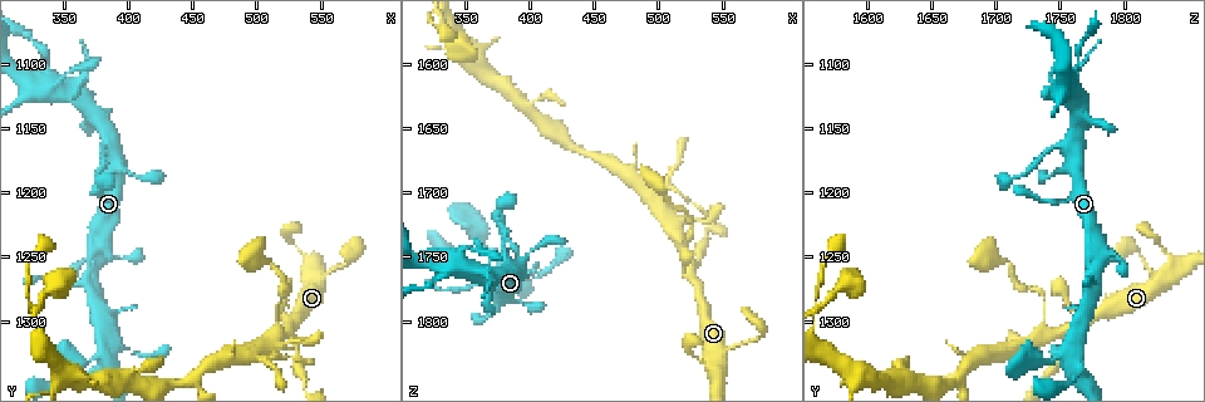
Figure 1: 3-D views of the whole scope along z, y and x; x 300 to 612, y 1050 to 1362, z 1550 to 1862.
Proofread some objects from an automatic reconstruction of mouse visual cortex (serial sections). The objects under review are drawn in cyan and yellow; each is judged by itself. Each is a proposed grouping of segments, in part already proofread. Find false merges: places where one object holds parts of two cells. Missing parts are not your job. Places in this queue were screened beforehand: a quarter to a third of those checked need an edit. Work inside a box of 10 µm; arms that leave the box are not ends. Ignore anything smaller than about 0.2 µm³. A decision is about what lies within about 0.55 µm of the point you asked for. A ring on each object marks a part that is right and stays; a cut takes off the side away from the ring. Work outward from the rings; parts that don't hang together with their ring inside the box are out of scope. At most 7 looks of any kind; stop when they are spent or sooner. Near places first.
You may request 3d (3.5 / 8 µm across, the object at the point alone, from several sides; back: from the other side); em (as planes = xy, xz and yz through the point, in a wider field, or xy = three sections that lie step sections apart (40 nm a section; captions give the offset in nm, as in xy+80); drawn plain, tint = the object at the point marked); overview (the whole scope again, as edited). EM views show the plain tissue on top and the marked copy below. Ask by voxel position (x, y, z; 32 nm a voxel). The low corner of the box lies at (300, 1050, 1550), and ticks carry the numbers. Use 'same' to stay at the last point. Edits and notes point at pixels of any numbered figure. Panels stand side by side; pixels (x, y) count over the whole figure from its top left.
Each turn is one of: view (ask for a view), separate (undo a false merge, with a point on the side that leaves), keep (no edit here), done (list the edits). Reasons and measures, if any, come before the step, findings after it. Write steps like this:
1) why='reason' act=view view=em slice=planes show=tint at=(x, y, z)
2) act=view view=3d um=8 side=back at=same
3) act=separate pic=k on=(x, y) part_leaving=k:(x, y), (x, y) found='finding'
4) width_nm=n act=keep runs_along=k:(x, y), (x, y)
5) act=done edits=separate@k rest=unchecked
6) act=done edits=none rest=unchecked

why='thick turns thin' act=view view=3d um=3.5 at=(376, 1276, 1776)

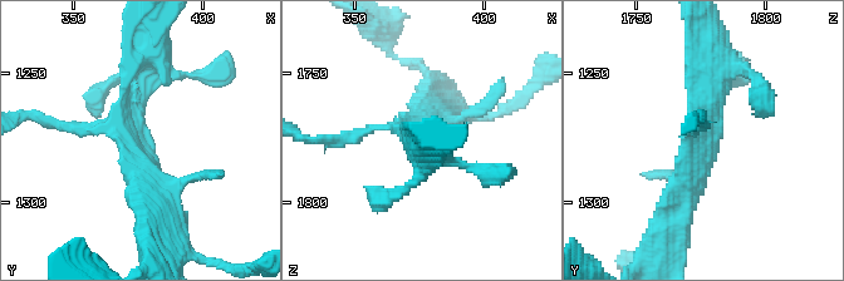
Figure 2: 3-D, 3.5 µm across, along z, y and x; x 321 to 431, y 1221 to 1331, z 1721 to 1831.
act=view view=em slice=xy step=2 show=tint at=(374, 1275, 1777)

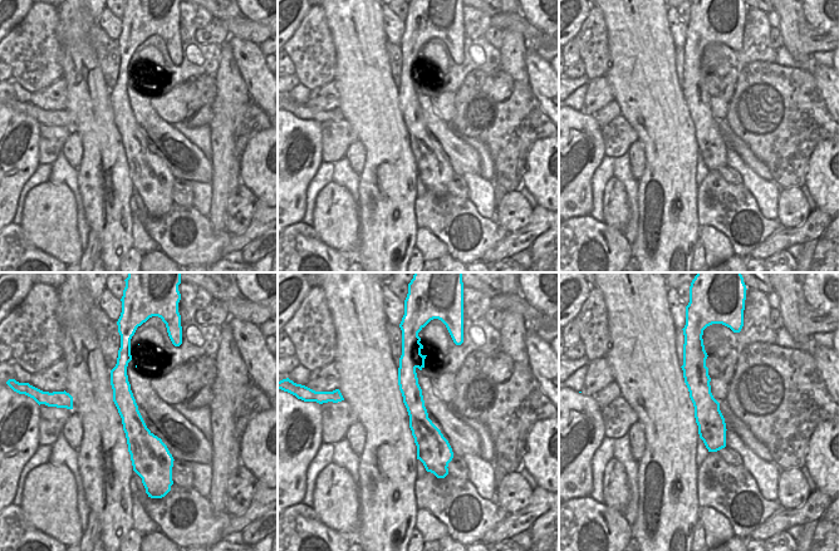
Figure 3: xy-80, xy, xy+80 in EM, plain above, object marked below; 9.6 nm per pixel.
act=keep runs_along=3:(411, 359), (431, 466) found='one cell here'

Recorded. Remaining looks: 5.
why='three arms meet' act=view view=3d um=3.5 at=(514, 1314, 1738)

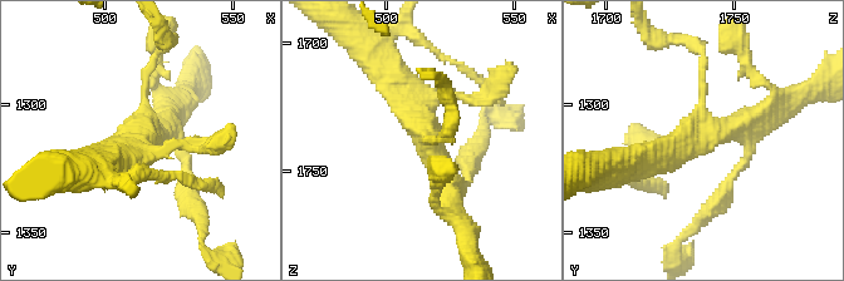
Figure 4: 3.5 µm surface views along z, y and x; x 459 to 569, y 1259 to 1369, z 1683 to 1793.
why='need the tissue' act=view view=em slice=xy step=1 show=tint at=(516, 1312, 1739)

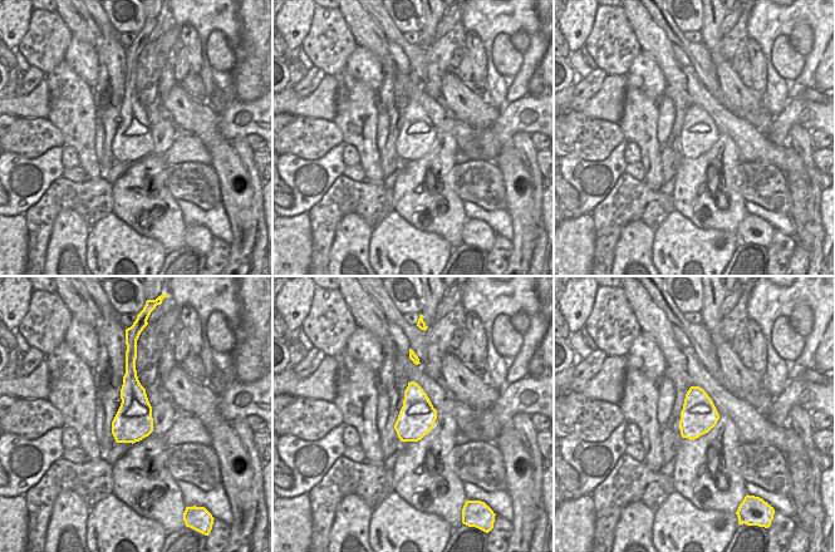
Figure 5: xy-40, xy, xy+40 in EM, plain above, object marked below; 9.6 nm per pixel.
arm_widths_nm=100,300,400 act=keep runs_along=4:(456, 211), (398, 79) found='continuous, no second cell'

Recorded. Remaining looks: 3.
why='thick turns thin' act=view view=3d um=3.5 at=(454, 1342, 1672)

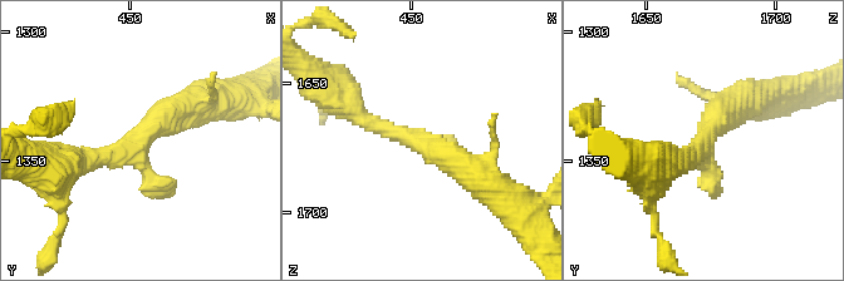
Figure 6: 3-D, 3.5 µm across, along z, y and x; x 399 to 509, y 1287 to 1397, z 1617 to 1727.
arms=3 arm_widths_nm=250,250,400 act=view view=em slice=planes show=tint at=(453, 1342, 1673)

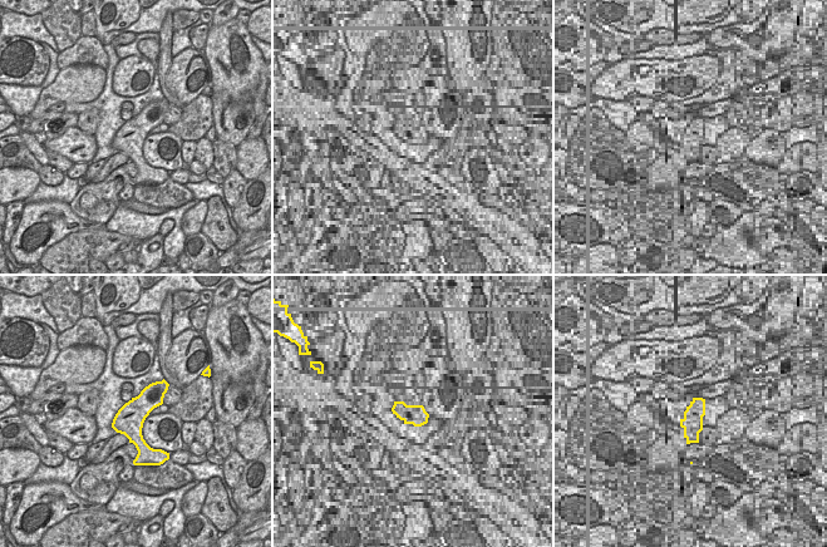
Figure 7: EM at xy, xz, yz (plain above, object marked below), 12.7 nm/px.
width_nm=360 act=keep runs_along=6:(482, 182), (352, 108) found='all the same cell'

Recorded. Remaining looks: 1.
act=done edits=none rest=unchecked

